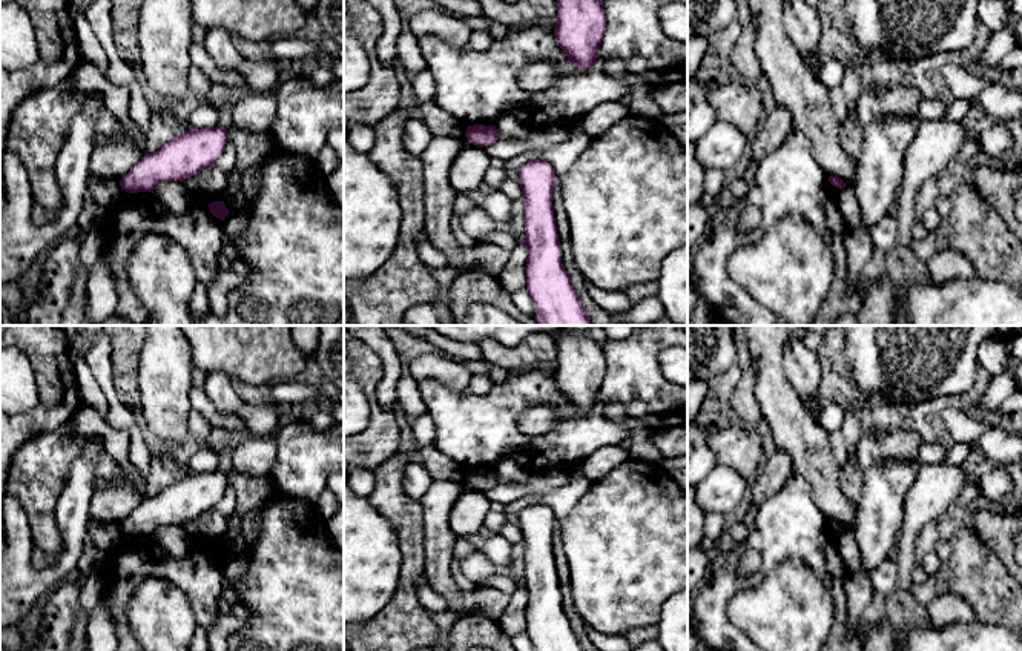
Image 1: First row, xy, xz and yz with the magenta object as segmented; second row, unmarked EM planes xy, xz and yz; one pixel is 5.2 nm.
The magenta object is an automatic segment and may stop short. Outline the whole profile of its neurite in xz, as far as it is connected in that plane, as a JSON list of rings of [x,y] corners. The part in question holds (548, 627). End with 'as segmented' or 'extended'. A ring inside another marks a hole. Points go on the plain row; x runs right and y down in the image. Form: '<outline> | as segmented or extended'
[[[540,504],[523,508],[519,528],[525,551],[526,634],[536,651],[583,651],[565,610],[552,553],[554,511]]] | as segmented

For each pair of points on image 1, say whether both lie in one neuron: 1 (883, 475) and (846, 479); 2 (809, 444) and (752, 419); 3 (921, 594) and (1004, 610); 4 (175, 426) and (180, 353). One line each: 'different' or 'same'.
1: different
2: different
3: same
4: same

